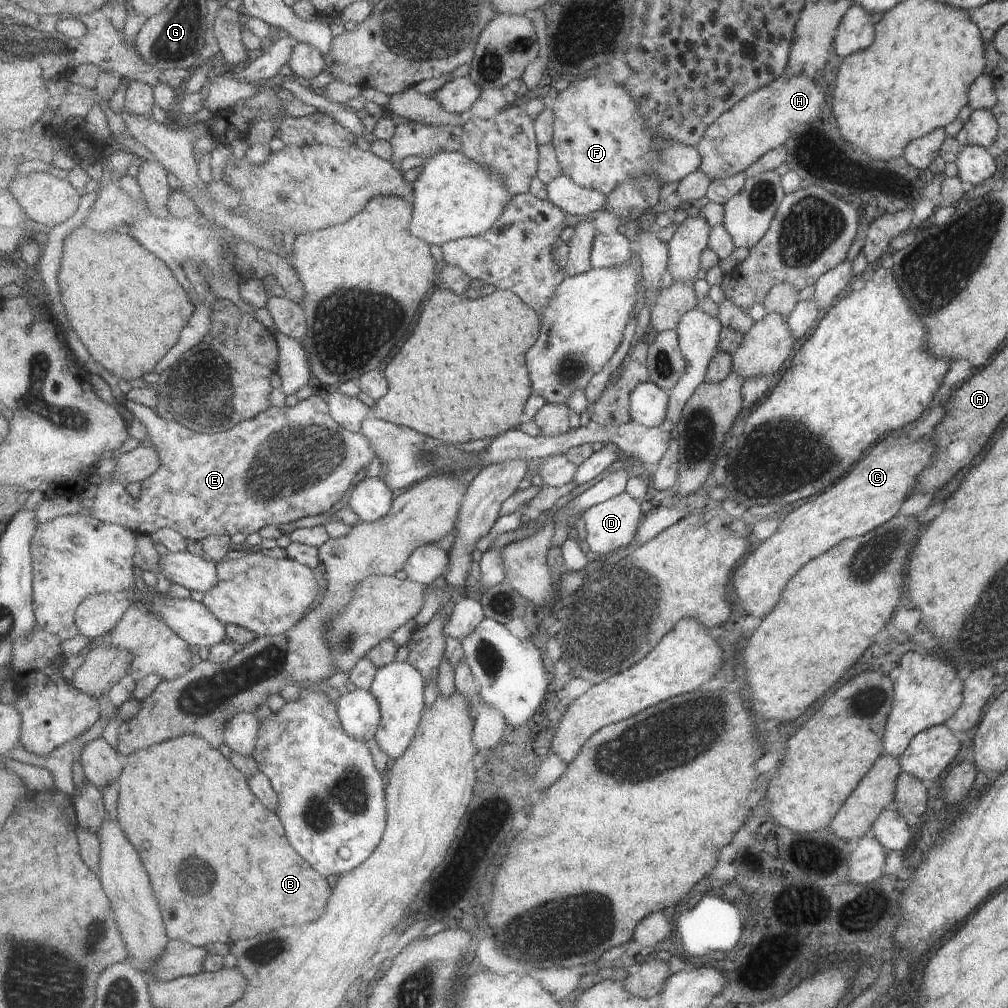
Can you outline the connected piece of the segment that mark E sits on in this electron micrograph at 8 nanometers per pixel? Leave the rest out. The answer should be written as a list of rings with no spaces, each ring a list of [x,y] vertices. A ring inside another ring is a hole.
[[[315,395],[310,396],[308,399],[299,401],[294,406],[273,406],[268,408],[265,412],[262,412],[257,418],[253,418],[253,420],[244,420],[243,422],[237,423],[233,428],[216,432],[215,434],[199,432],[197,428],[189,429],[189,426],[185,424],[185,420],[181,420],[181,416],[173,418],[173,420],[168,420],[166,416],[158,410],[145,407],[129,399],[125,399],[124,401],[124,406],[146,427],[148,434],[147,442],[152,444],[153,448],[156,448],[157,452],[159,452],[161,466],[159,466],[159,470],[157,470],[151,478],[141,483],[139,498],[133,498],[133,496],[127,492],[127,488],[125,488],[123,482],[115,482],[115,480],[100,481],[97,487],[97,494],[94,498],[94,513],[91,513],[91,515],[101,521],[127,527],[129,530],[136,532],[137,535],[152,535],[164,528],[172,528],[180,532],[184,537],[202,543],[203,539],[207,539],[208,536],[233,536],[233,534],[237,534],[237,532],[249,536],[249,534],[253,534],[253,532],[259,532],[259,530],[265,528],[265,526],[281,526],[290,524],[291,522],[297,522],[297,520],[301,520],[301,518],[304,517],[307,518],[307,516],[317,516],[324,512],[329,512],[329,510],[343,498],[345,492],[349,492],[351,482],[355,482],[355,476],[357,476],[361,470],[369,468],[371,462],[373,462],[373,458],[376,456],[372,444],[365,438],[363,433],[355,434],[349,429],[343,428],[335,418],[333,418],[327,403],[326,395],[322,395],[321,397]]]

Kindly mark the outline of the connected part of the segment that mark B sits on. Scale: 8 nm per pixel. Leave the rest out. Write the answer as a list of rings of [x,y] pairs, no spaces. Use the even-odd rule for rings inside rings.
[[[195,734],[177,738],[171,737],[171,740],[131,753],[123,761],[124,771],[119,780],[121,783],[121,800],[119,800],[118,818],[125,828],[127,836],[129,836],[129,840],[133,840],[133,846],[141,852],[141,860],[145,860],[145,868],[153,880],[153,892],[159,900],[159,908],[163,912],[165,928],[170,939],[184,940],[198,947],[206,947],[211,943],[223,943],[230,946],[235,942],[245,940],[245,938],[251,939],[269,934],[269,932],[279,930],[279,928],[311,924],[325,914],[327,900],[331,898],[329,879],[317,872],[317,869],[313,868],[312,864],[309,864],[291,846],[291,842],[285,836],[285,828],[279,820],[279,815],[273,814],[265,804],[261,804],[261,800],[251,792],[247,778],[239,772],[236,766],[231,764],[231,759],[225,758],[219,750],[213,750],[213,746],[207,740],[203,740]]]

